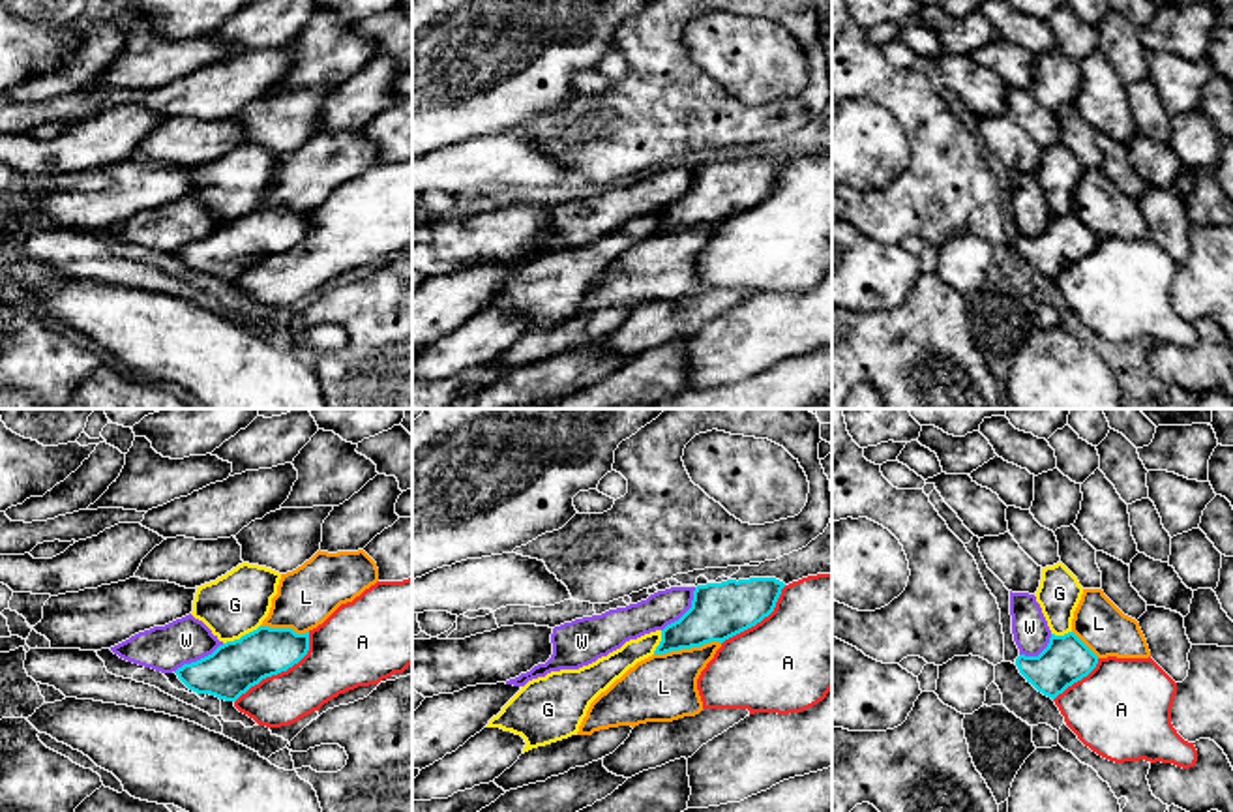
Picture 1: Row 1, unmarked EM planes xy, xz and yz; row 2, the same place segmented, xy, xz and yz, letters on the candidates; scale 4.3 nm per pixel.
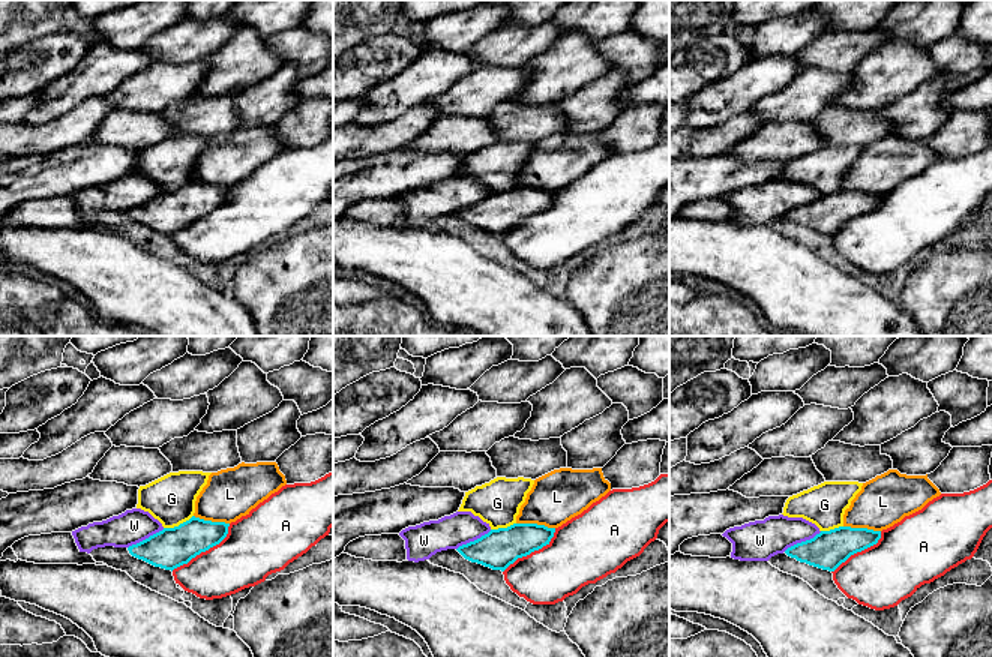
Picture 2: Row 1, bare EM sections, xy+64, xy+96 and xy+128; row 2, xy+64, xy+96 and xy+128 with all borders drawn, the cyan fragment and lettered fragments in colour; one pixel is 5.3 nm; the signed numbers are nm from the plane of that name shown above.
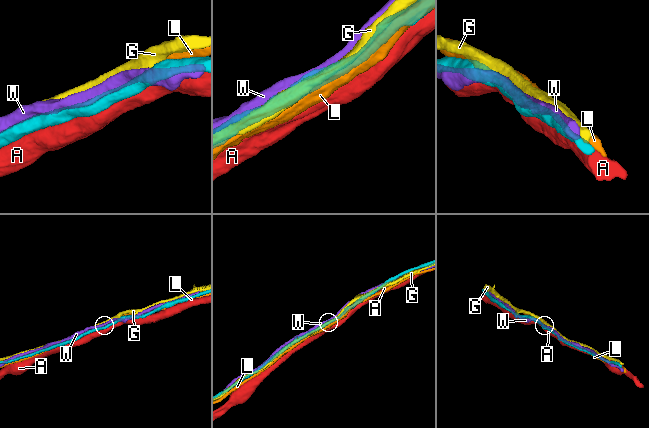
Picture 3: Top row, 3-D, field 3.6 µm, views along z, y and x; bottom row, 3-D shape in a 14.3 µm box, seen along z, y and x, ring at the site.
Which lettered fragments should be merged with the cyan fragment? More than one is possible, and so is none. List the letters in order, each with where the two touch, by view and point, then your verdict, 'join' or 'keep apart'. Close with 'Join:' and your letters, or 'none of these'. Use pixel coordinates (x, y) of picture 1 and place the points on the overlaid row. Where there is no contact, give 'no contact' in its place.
A: meets cyan in xy at (280, 672); keep apart
G: meets cyan in xy at (242, 636); keep apart
L: meets cyan in xz at (686, 647); keep apart
W: meets cyan in xy at (201, 659); keep apart
Join: none of these

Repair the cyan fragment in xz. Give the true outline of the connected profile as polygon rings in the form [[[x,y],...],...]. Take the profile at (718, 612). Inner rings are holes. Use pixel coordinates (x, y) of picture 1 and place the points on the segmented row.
[[[776,578],[727,579],[697,585],[691,608],[661,630],[654,654],[701,647],[755,626],[768,617],[785,587]]]

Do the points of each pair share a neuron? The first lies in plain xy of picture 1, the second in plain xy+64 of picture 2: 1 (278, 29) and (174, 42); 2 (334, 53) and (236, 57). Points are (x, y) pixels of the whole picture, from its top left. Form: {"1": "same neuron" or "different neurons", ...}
{"1": "same neuron", "2": "same neuron"}

